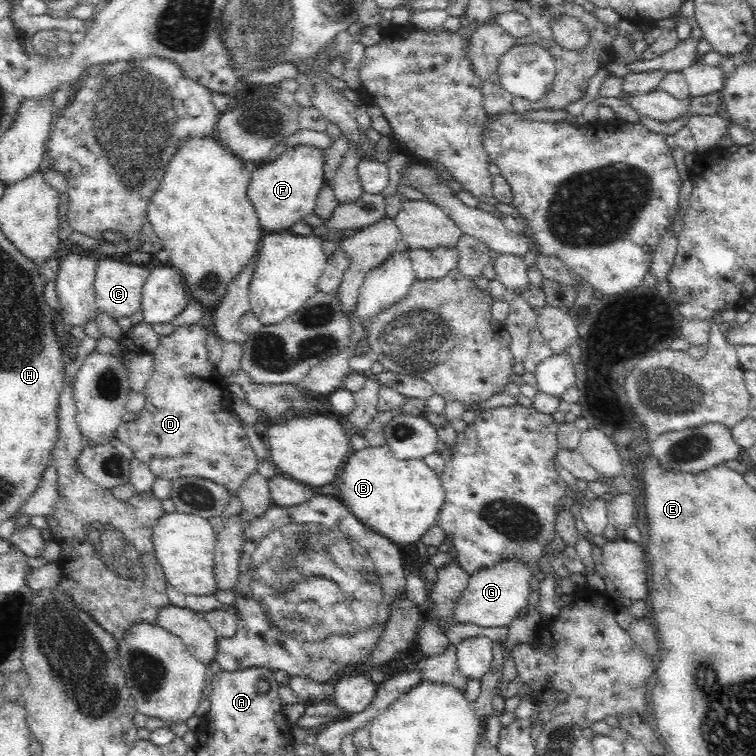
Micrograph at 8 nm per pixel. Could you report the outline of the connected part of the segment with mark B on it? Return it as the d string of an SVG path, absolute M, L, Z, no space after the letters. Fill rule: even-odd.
M386 444L354 451L337 477L340 479L341 497L339 499L342 504L362 524L388 537L396 545L418 542L431 526L437 524L439 511L442 510L446 500L446 489L442 486L440 475L435 473L426 461L423 459L397 460Z

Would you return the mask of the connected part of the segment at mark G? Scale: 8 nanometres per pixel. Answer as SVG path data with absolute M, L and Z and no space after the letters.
M506 559L495 563L486 570L475 571L469 575L468 586L457 597L451 613L447 617L436 617L431 602L424 607L424 620L439 628L442 632L450 630L455 624L474 624L478 628L496 628L509 625L517 613L527 606L528 598L528 570L524 568L526 563L520 559Z

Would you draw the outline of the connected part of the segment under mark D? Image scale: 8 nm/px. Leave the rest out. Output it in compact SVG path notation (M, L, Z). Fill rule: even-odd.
M198 324L175 327L168 336L160 336L154 350L141 351L152 358L152 372L144 384L144 407L133 425L118 427L118 440L134 451L136 459L146 463L157 477L202 477L224 485L233 492L258 470L258 458L250 446L243 423L234 417L232 397L226 378L208 363L206 334Z

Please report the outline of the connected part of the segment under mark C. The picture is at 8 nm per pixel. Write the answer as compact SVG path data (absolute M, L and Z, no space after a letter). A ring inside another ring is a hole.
M98 259L94 273L95 302L110 317L130 317L141 309L141 290L149 269L142 264Z

